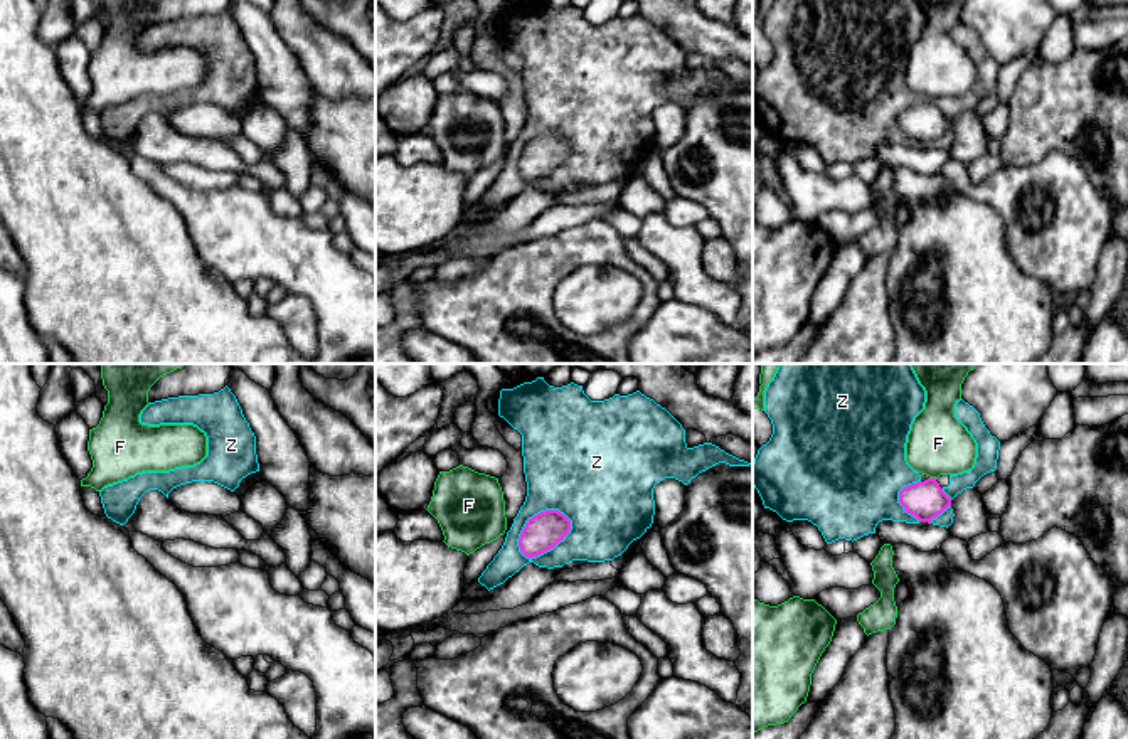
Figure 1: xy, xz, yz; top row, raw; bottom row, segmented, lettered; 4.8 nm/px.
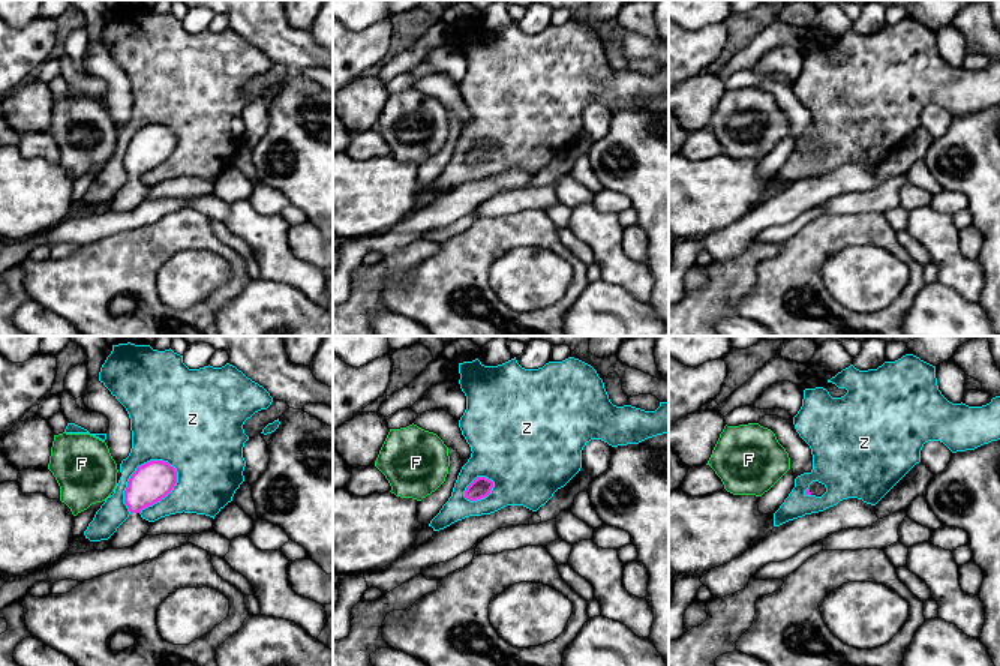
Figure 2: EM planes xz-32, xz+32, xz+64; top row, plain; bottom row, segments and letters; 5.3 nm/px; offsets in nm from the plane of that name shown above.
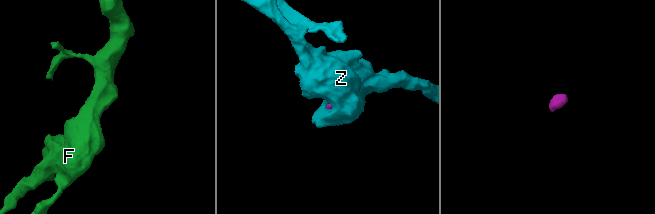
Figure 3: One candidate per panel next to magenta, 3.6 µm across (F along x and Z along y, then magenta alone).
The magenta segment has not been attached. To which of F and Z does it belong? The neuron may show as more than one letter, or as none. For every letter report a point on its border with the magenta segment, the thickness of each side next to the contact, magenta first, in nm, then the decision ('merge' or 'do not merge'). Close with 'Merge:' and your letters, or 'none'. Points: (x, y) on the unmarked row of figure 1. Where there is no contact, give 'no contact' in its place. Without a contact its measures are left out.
F: yz (933, 101) | 180/300 nm | do not merge
Z: xz (549, 172) | 180/280 nm | do not merge
Merge: none

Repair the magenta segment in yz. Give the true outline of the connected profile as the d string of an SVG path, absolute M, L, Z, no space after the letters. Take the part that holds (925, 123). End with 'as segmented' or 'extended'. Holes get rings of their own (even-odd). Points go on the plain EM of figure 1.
M928 101L904 109L899 114L899 126L919 145L928 146L951 130L955 140L948 153L953 160L966 165L988 155L990 136L983 128L982 116L975 111L966 111L951 123L936 101Z; extended

